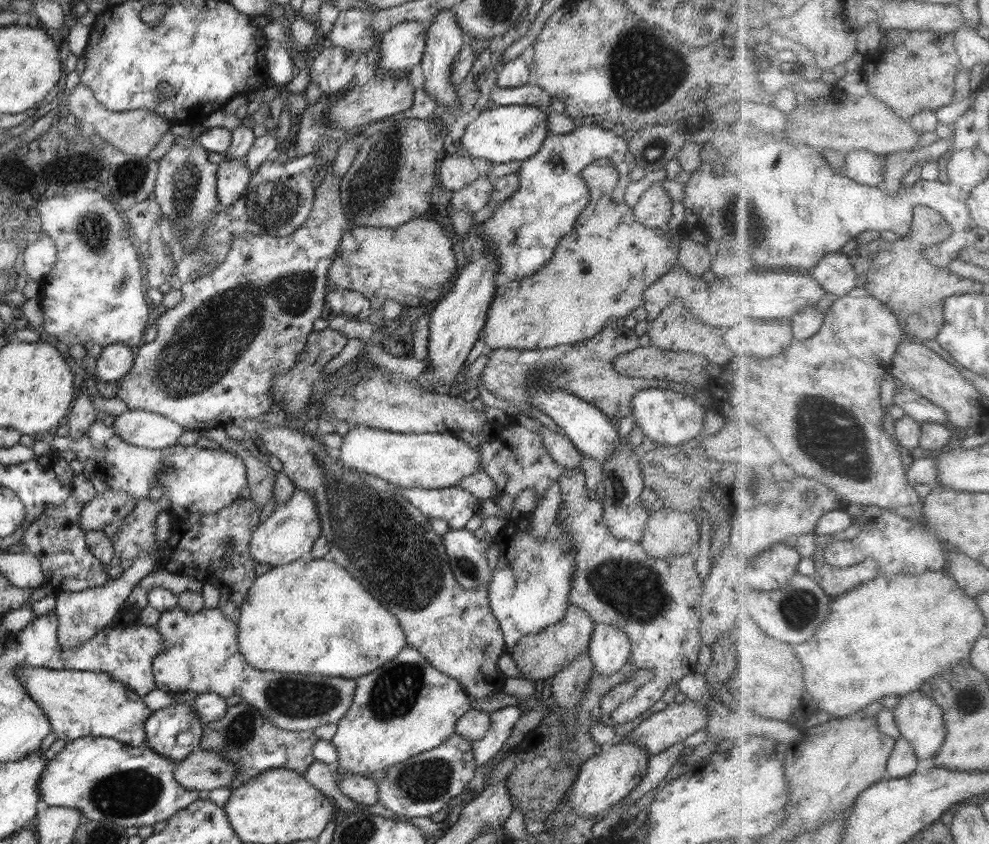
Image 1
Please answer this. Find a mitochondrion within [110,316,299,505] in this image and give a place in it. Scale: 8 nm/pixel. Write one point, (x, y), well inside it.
(169, 467)

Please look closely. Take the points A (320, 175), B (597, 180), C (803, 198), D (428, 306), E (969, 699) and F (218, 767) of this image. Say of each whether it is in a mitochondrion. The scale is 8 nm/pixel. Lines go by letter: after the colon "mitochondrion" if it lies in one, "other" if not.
A: other
B: other
C: other
D: other
E: mitochondrion
F: mitochondrion

